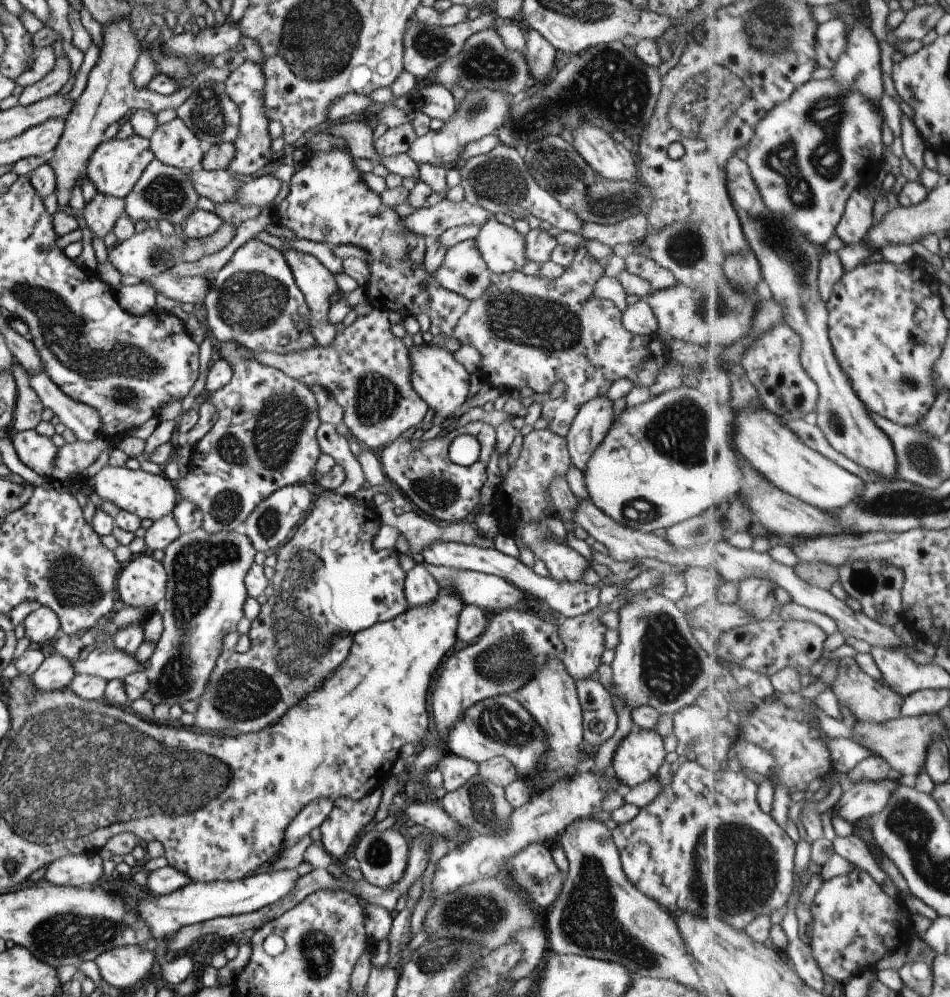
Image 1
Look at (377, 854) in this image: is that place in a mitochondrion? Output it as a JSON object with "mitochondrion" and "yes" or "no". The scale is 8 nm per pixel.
{"mitochondrion":"yes"}

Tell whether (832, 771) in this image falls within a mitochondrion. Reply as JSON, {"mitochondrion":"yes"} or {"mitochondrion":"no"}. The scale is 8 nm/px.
{"mitochondrion":"no"}

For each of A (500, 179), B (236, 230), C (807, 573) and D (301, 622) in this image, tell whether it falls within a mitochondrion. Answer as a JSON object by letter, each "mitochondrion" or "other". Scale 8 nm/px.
{"A":"mitochondrion","B":"other","C":"other","D":"mitochondrion"}

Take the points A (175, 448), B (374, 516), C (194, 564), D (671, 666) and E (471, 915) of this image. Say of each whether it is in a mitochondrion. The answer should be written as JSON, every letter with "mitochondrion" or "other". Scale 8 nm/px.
{"A":"other","B":"other","C":"mitochondrion","D":"mitochondrion","E":"mitochondrion"}

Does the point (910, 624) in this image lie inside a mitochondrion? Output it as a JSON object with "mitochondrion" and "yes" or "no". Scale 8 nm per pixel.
{"mitochondrion":"no"}

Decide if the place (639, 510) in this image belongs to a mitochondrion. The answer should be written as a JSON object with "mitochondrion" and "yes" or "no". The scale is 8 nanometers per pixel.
{"mitochondrion":"yes"}

